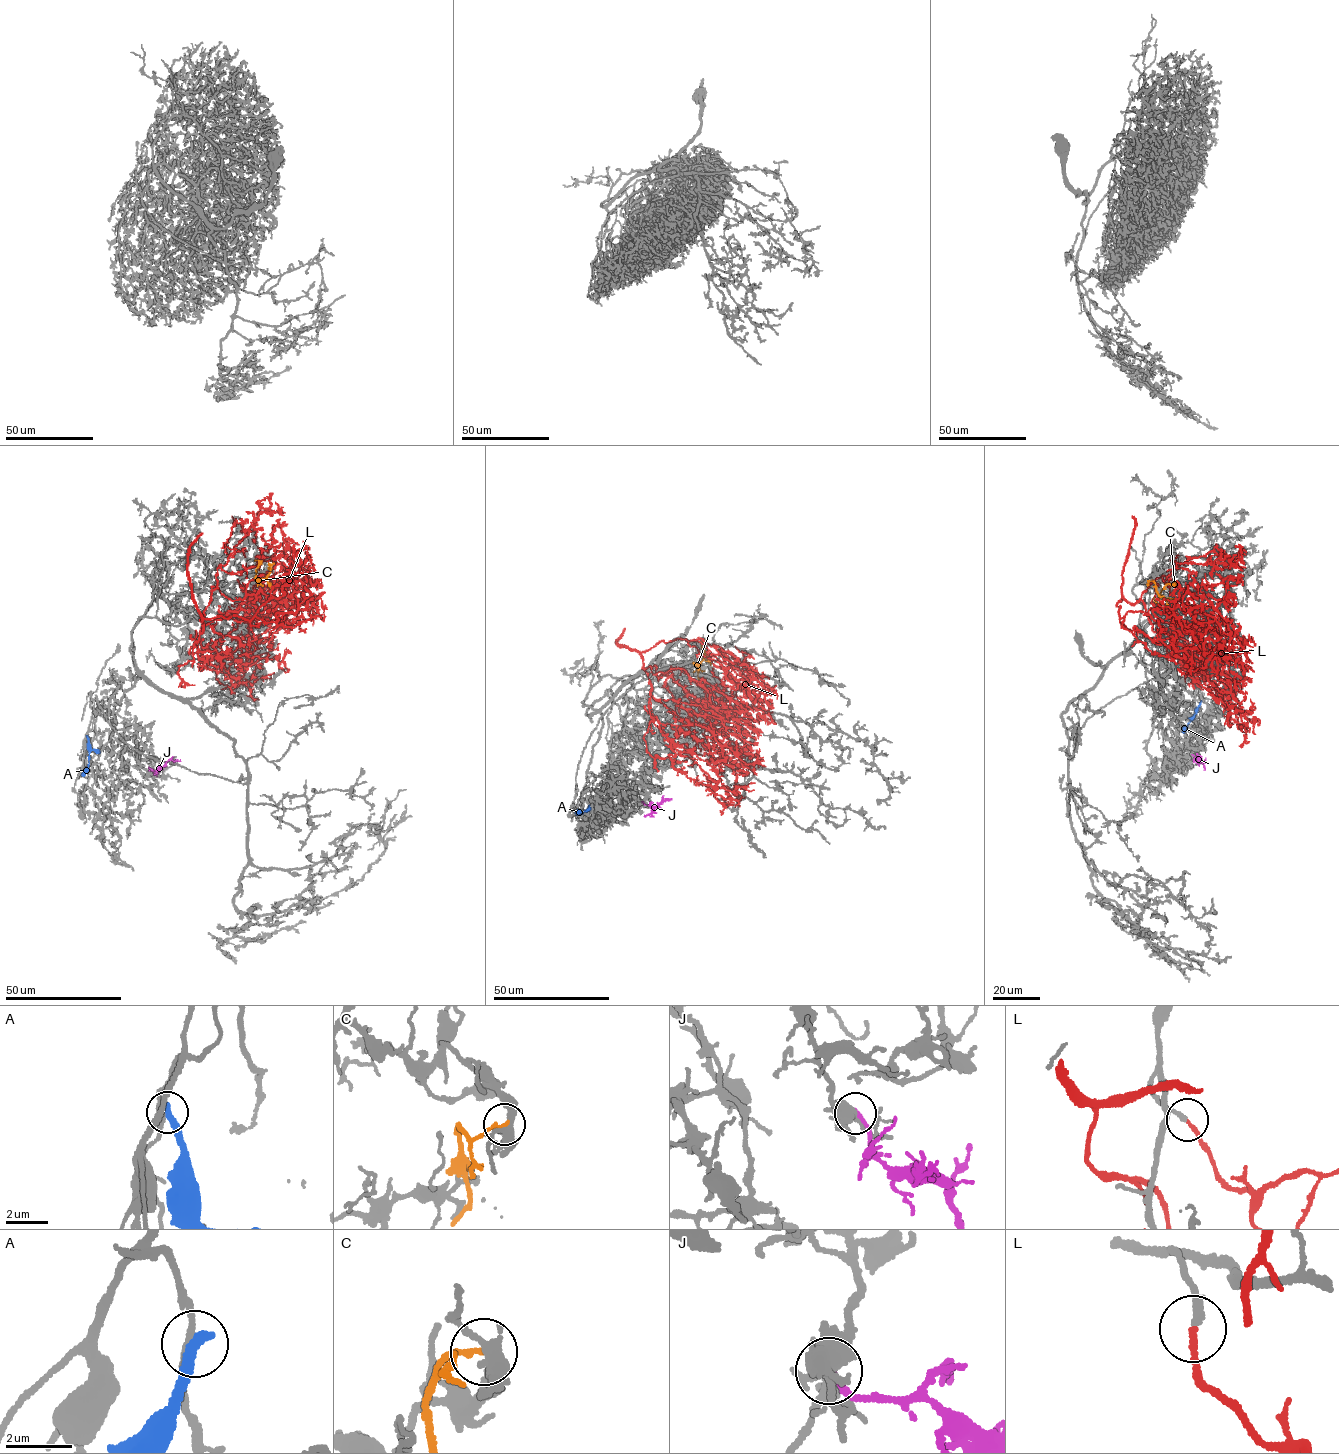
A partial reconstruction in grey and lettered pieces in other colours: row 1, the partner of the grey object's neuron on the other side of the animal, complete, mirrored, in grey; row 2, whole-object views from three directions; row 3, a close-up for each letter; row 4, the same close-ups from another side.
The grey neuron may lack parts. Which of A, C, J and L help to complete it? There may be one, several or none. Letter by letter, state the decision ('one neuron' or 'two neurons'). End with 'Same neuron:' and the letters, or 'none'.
A: two neurons
C: two neurons
J: two neurons
L: two neurons
Same neuron: none

